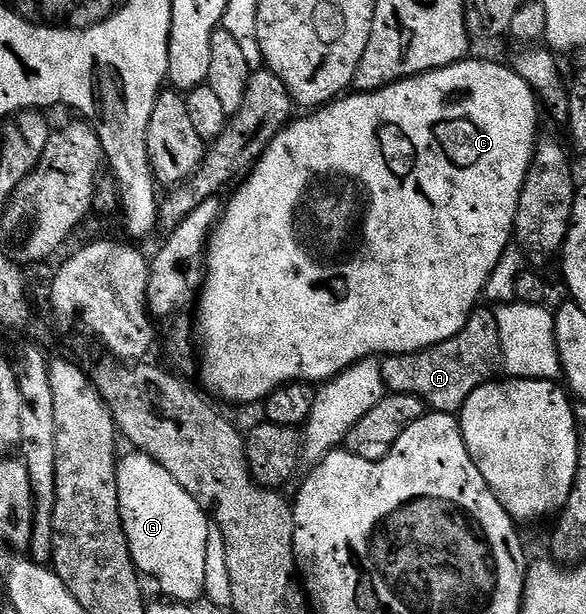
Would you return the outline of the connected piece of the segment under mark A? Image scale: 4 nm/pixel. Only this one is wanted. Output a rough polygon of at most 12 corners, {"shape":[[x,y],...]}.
{"shape":[[476,308],[453,339],[384,357],[383,388],[458,414],[500,376],[501,335]]}

